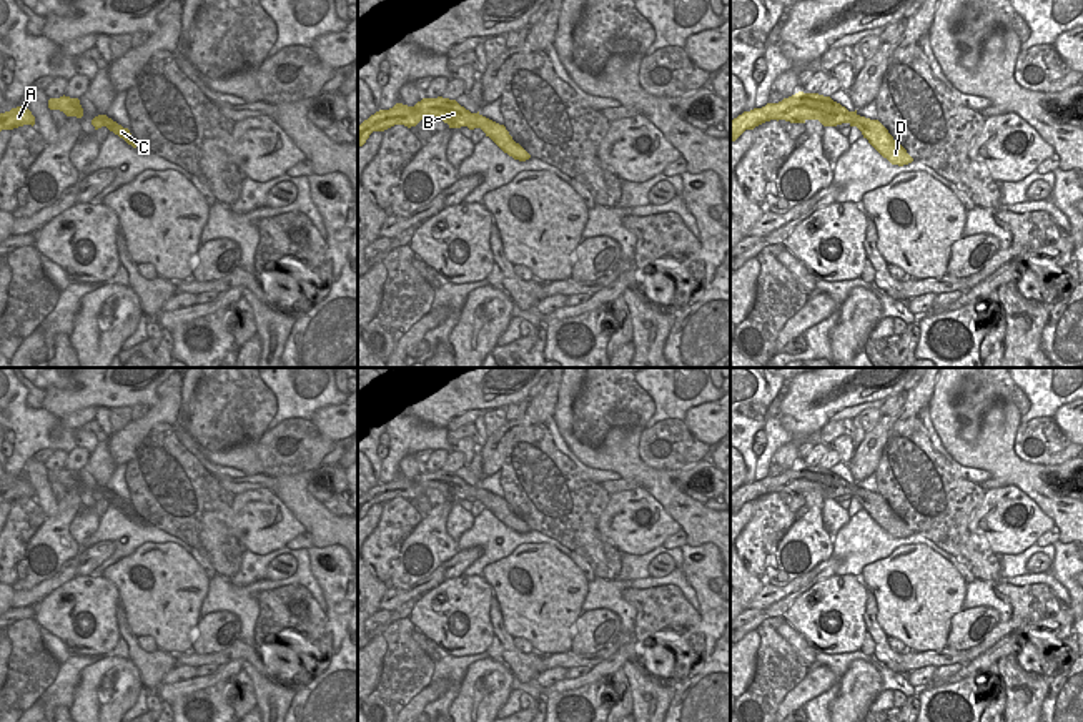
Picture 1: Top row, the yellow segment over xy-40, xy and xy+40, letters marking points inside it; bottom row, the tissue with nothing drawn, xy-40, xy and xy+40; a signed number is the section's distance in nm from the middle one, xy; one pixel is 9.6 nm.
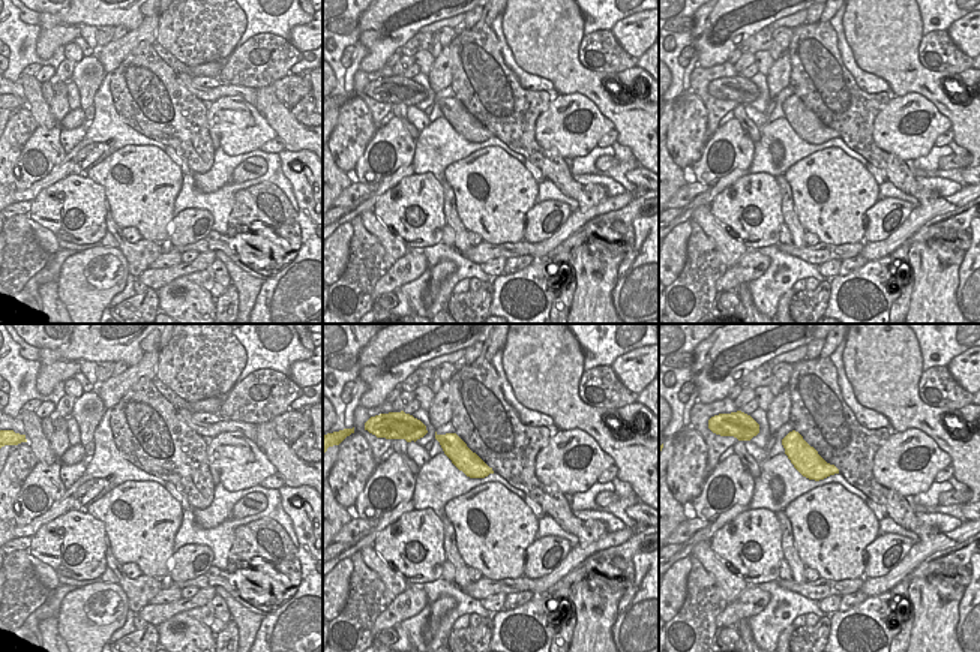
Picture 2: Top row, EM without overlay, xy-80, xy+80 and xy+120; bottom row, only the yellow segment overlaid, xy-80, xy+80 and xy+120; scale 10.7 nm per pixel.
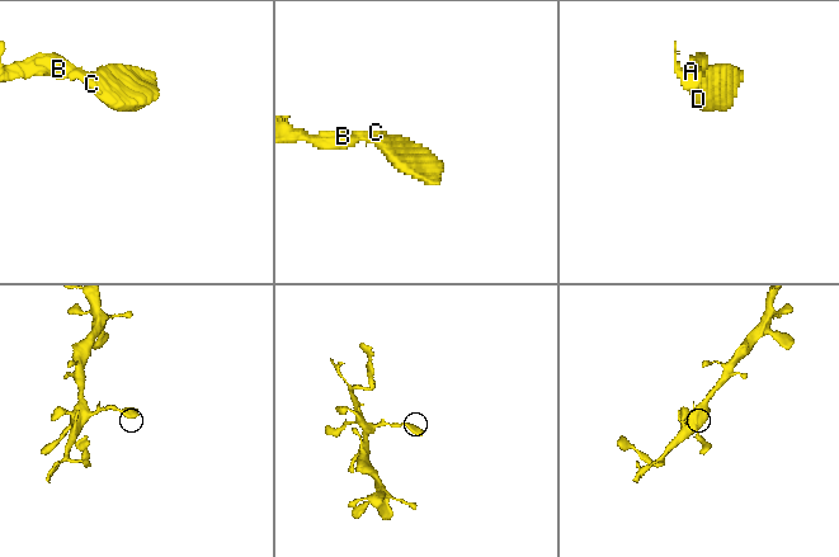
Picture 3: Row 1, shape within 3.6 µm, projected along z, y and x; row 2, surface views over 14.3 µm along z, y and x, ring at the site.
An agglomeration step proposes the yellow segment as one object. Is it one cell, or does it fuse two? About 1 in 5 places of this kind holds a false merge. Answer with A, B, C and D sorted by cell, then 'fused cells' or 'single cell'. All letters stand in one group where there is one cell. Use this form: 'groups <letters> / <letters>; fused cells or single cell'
groups A B C D; single cell

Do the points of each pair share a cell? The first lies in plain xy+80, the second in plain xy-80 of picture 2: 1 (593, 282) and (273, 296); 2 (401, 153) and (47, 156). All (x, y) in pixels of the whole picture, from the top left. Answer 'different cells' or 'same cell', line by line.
1: different cells
2: same cell

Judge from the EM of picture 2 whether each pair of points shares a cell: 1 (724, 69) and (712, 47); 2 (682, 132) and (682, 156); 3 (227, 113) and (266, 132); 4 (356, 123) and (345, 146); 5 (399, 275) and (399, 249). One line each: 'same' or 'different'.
1: different
2: same
3: same
4: same
5: different

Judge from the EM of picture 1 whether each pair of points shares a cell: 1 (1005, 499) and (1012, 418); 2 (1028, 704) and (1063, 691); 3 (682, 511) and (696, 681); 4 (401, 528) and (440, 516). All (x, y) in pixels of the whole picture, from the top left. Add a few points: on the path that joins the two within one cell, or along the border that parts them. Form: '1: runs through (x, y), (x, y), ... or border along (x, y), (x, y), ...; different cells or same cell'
1: border along (1002, 486), (1017, 486), (1040, 508); different cells
2: border along (1062, 669), (1050, 681), (1050, 689), (1040, 704); different cells
3: border along (687, 543), (691, 546), (712, 544); different cells
4: border along (425, 516), (403, 543), (398, 556); different cells

